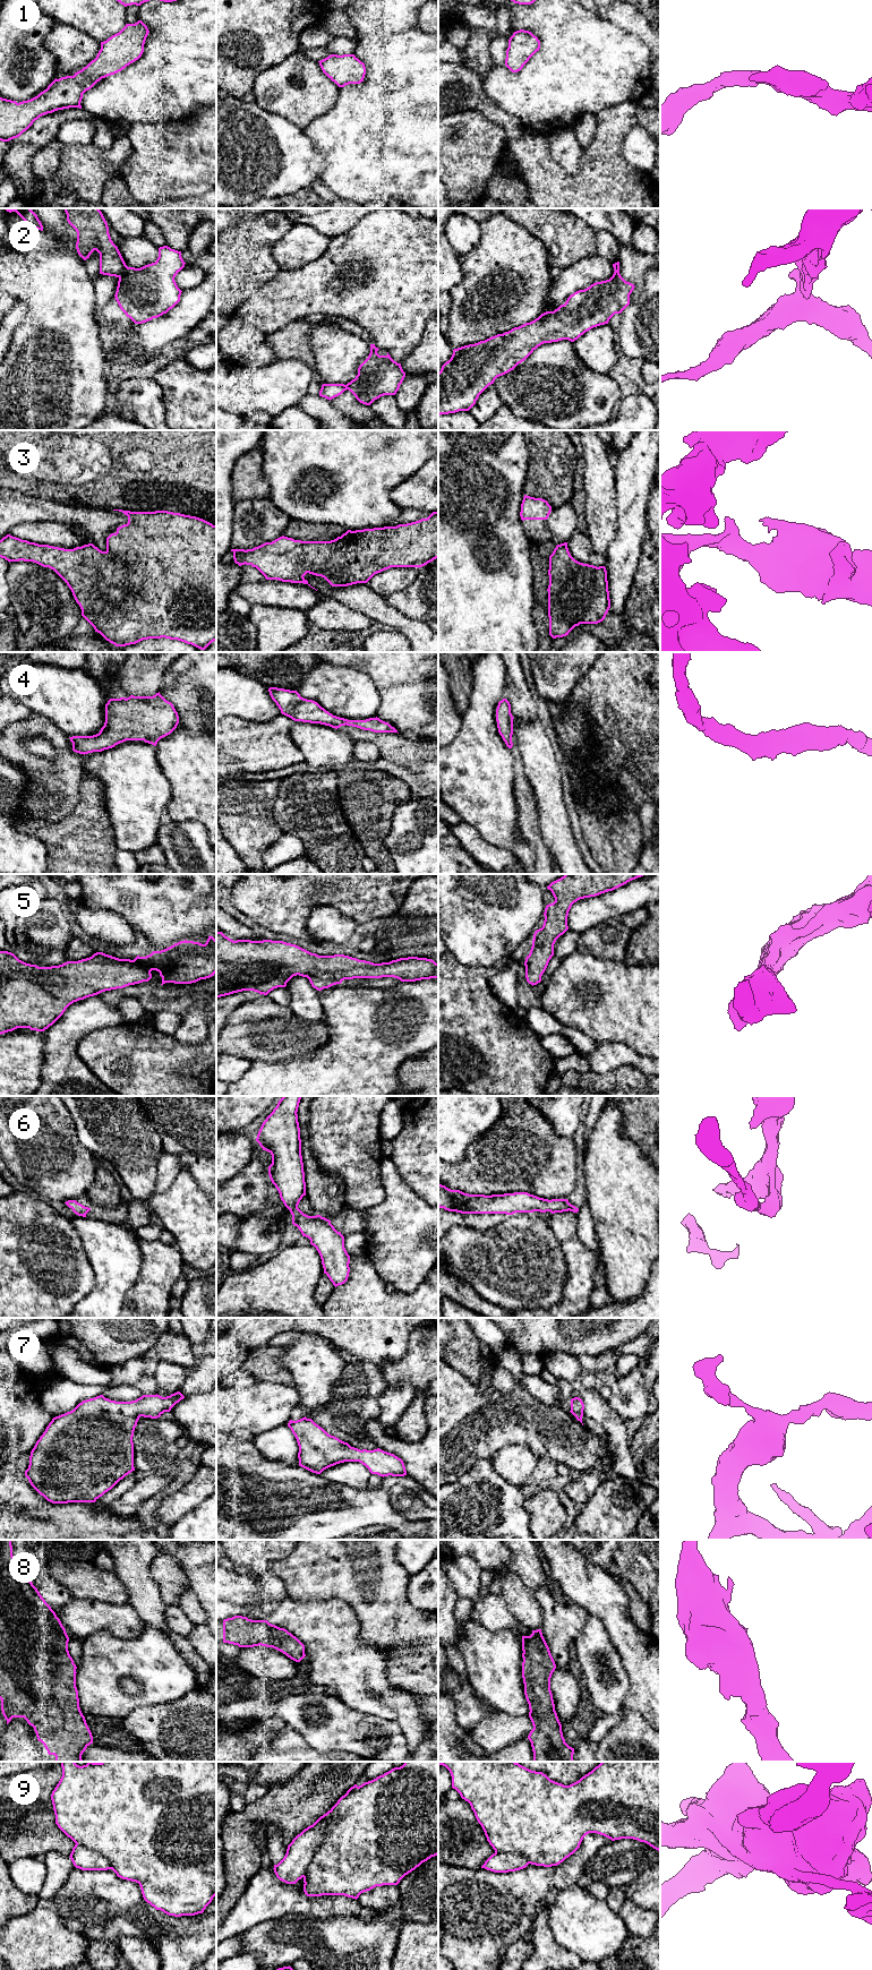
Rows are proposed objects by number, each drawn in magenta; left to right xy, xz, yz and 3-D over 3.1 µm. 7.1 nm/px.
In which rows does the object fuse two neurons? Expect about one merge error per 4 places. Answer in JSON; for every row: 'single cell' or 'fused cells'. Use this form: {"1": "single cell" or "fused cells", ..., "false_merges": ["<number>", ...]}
{"1": "single cell", "2": "fused cells", "3": "single cell", "4": "single cell", "5": "single cell", "6": "single cell", "7": "single cell", "8": "single cell", "9": "single cell", "false_merges": ["2"]}

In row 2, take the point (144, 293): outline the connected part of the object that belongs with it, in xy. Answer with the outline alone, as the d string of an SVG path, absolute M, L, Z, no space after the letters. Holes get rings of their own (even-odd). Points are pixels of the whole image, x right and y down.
M163 246L155 263L140 268L127 266L114 294L120 309L135 324L166 314L180 301L182 291L174 277L185 264L181 251Z

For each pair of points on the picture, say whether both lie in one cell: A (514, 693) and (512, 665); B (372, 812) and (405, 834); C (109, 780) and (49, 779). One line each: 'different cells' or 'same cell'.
A: same cell
B: different cells
C: different cells

